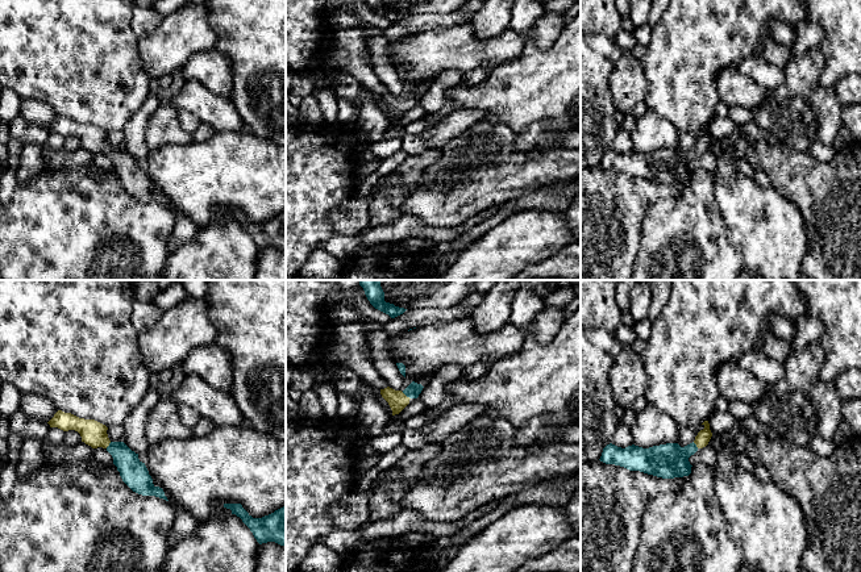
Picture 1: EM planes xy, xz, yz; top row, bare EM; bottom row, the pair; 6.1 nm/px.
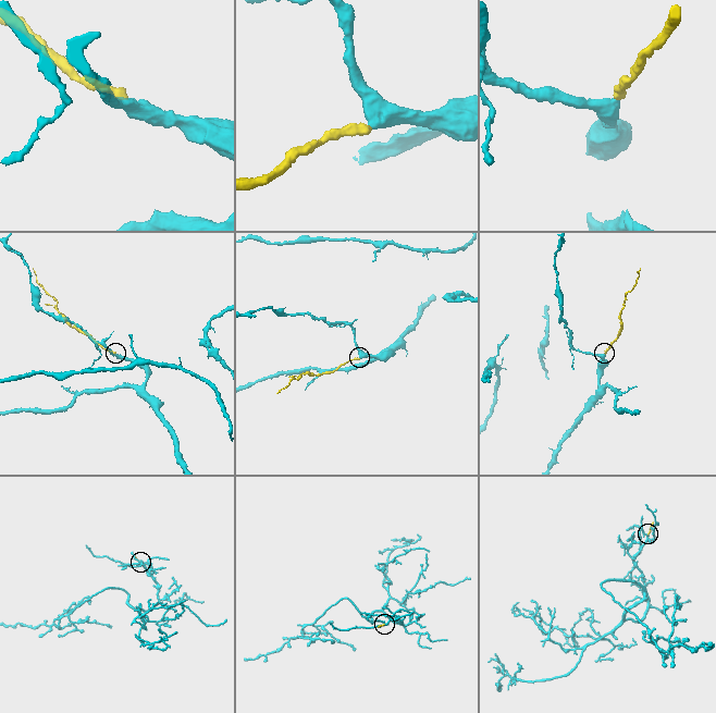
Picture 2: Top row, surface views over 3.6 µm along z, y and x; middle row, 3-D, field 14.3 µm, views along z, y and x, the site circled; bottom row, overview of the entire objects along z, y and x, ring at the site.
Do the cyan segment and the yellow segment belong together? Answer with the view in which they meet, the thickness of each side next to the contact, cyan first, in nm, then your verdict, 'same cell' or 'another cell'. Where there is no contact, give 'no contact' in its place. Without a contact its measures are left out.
contact in xz; calibres 90 and 120 nm; same cell

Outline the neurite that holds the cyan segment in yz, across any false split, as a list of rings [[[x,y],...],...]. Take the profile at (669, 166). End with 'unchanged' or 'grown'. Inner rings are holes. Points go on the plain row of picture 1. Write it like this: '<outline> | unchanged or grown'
[[[708,126],[702,130],[704,134],[698,138],[692,149],[685,153],[678,149],[666,149],[649,154],[635,150],[621,154],[610,149],[603,154],[599,166],[662,184],[689,181],[692,172],[689,163],[706,153],[712,142]]] | grown

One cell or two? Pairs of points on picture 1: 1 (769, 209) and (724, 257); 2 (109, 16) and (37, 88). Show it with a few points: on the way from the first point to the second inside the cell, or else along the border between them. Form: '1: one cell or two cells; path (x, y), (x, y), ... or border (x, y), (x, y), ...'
1: two cells; border (722, 217), (726, 237), (740, 254), (744, 266)
2: one cell; path (91, 34), (55, 70)

